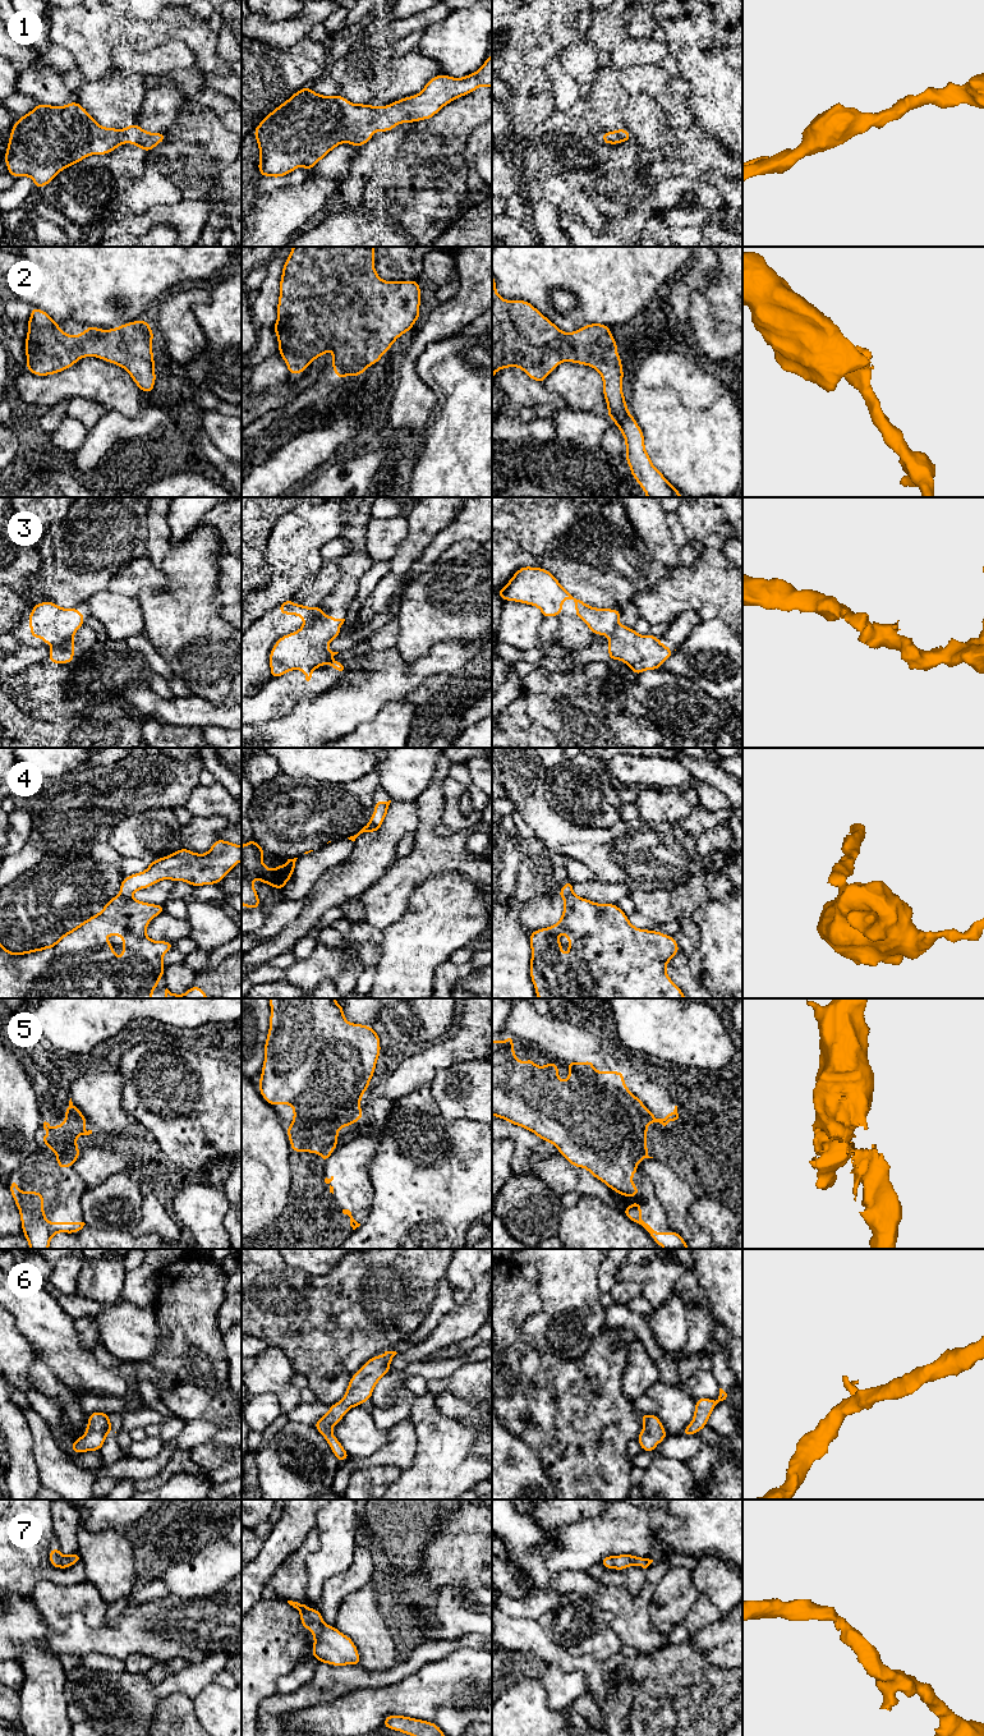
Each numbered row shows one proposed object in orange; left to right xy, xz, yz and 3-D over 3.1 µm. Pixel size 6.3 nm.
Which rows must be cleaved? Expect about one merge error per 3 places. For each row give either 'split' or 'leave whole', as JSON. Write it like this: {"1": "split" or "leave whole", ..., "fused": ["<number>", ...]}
{"1": "leave whole", "2": "leave whole", "3": "split", "4": "split", "5": "split", "6": "leave whole", "7": "leave whole", "fused": ["3", "4", "5"]}

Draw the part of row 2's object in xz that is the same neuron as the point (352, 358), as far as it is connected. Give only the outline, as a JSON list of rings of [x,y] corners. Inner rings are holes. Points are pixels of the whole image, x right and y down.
[[[293,247],[291,253],[282,266],[280,279],[280,297],[277,302],[277,320],[272,327],[279,341],[279,354],[288,366],[289,375],[302,375],[304,369],[318,357],[326,355],[327,350],[332,349],[331,367],[335,369],[336,378],[344,378],[349,375],[360,376],[368,367],[376,364],[382,355],[390,350],[392,344],[404,332],[411,331],[414,322],[422,317],[420,307],[420,285],[418,281],[383,281],[374,268],[374,247]]]

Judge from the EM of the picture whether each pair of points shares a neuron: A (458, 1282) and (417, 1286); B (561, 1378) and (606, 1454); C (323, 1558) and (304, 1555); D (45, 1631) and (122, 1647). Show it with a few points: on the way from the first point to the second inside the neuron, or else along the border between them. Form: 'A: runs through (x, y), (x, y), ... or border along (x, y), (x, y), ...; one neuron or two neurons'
A: border along (450, 1262), (444, 1277); two neurons
B: runs through (561, 1399), (585, 1441); one neuron
C: border along (316, 1526), (318, 1548), (307, 1561), (307, 1585); two neurons
D: runs through (64, 1640), (102, 1640); one neuron

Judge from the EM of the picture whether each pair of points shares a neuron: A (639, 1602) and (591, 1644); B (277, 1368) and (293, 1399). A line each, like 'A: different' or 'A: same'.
A: different
B: same

